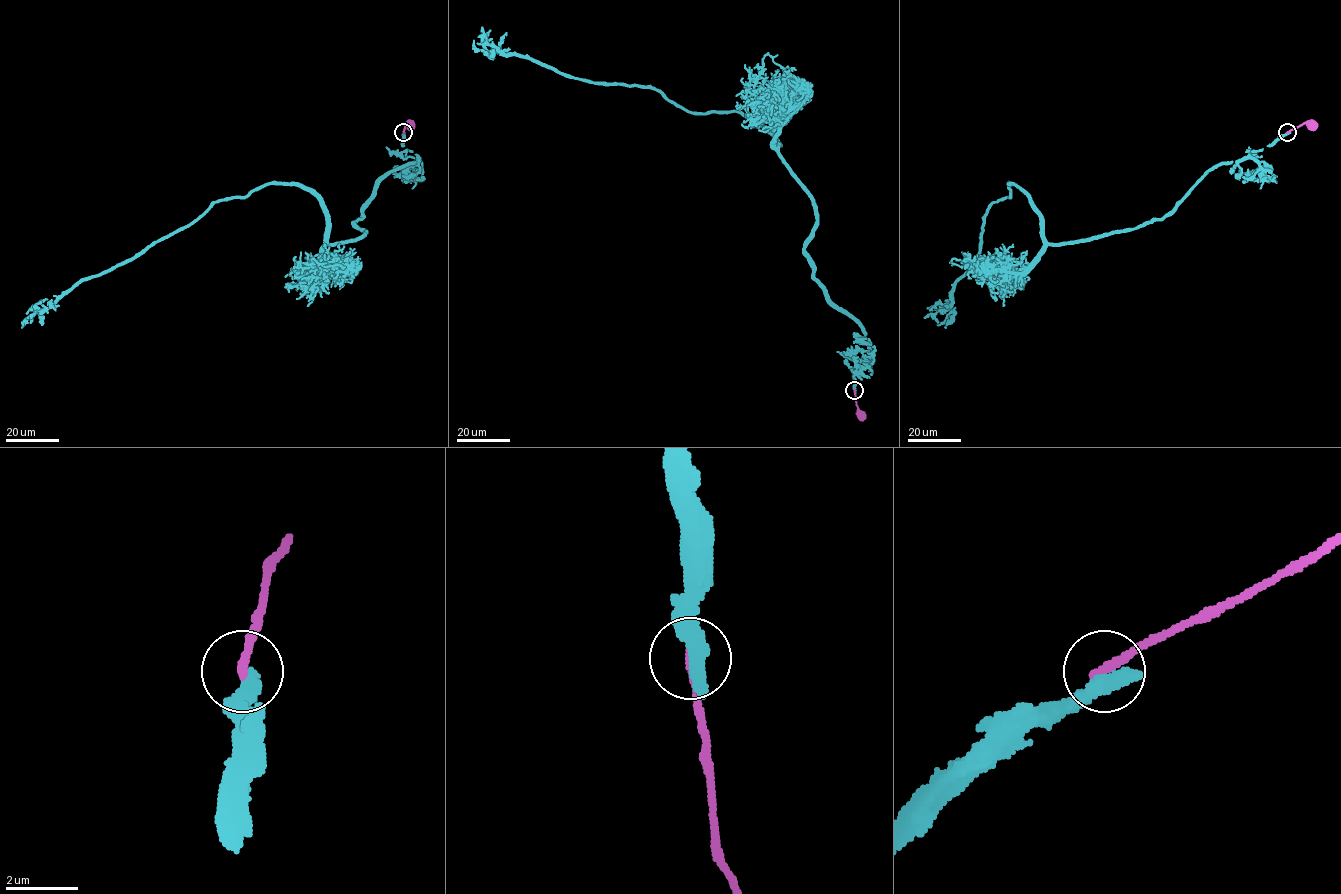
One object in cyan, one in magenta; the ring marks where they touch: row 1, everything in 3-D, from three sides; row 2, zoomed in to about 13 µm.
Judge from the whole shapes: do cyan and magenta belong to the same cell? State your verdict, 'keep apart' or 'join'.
keep apart

